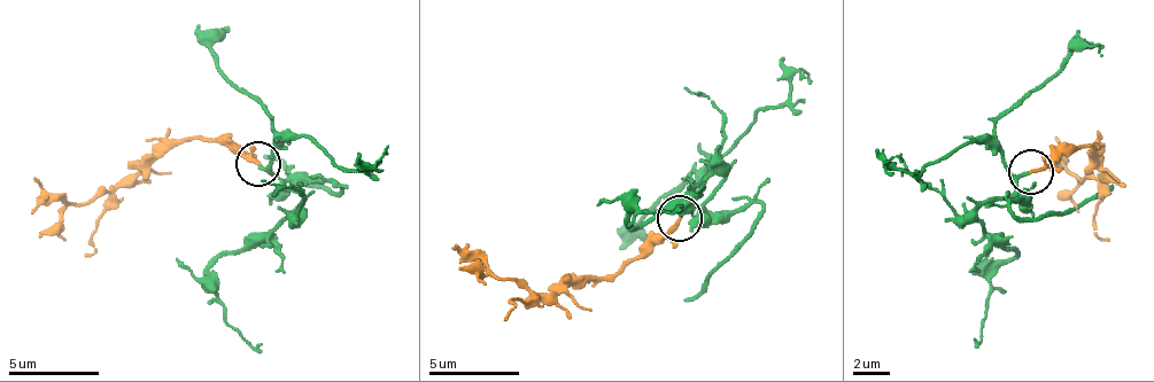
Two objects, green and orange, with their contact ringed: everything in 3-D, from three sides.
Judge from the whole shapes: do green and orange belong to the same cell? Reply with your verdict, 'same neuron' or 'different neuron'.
same neuron

